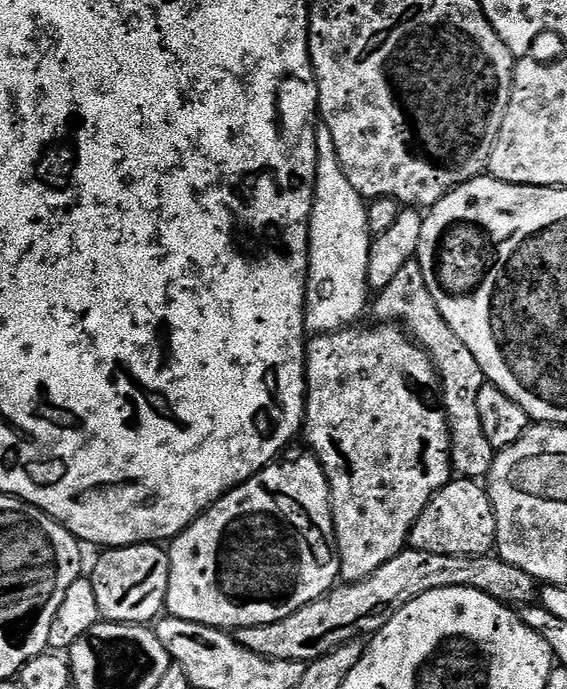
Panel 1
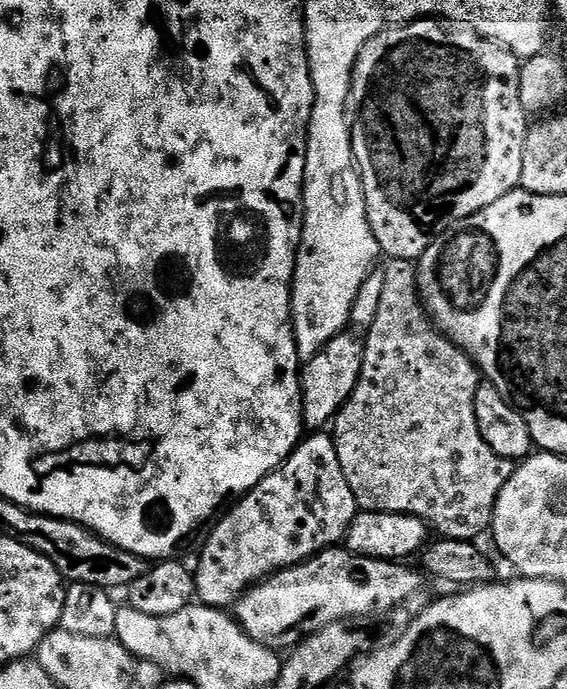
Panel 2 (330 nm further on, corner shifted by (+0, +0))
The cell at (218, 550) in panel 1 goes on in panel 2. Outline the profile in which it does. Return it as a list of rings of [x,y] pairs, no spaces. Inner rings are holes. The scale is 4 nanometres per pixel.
[[[312,434],[301,439],[279,470],[270,473],[258,487],[221,515],[218,526],[199,549],[200,561],[194,564],[199,603],[210,608],[227,609],[235,605],[253,584],[271,576],[273,572],[301,564],[316,553],[339,545],[347,537],[348,527],[358,511],[356,499],[342,474],[336,441],[331,435],[324,435],[328,434]]]

